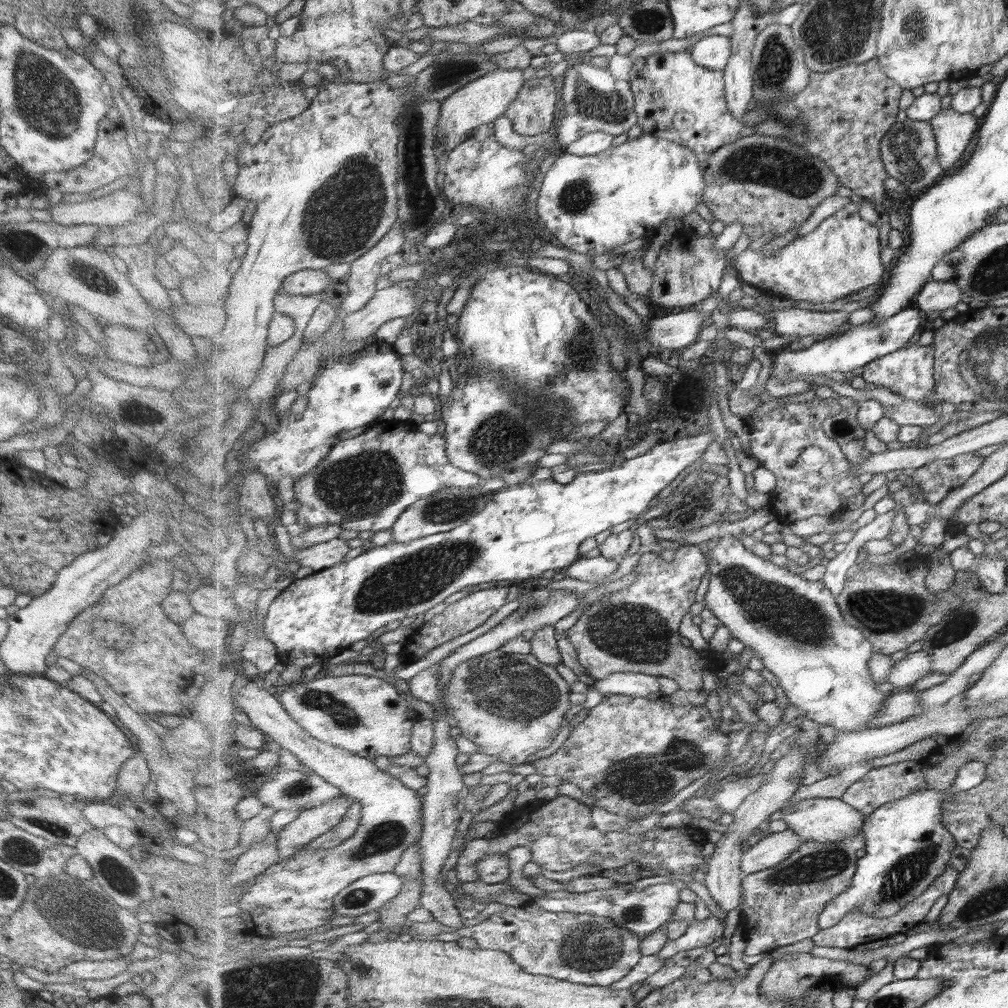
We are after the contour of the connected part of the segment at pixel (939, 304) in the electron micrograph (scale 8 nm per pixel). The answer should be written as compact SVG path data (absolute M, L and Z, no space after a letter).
M941 280L929 281L912 301L917 309L924 313L940 312L955 306L963 300L963 291L956 282L943 282Z

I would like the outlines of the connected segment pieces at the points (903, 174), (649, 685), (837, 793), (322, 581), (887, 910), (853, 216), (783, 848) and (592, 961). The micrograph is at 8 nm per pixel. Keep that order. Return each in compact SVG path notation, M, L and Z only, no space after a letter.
M906 118L893 125L892 130L884 136L880 147L890 176L899 179L909 191L920 190L923 193L947 174L939 162L937 146L936 134L929 121Z
M616 672L603 680L595 680L593 687L602 695L625 695L647 698L653 692L660 692L658 676L637 672Z
M871 760L851 764L834 776L828 776L816 781L810 786L801 786L793 796L790 804L795 805L805 799L843 799L849 788L861 780L870 770L873 770Z
M707 424L703 427L697 434L688 435L686 437L676 439L673 442L662 442L657 443L651 450L647 453L637 456L631 460L623 461L617 466L612 466L608 469L603 469L601 471L581 471L577 475L577 478L573 482L567 484L559 484L555 482L552 477L544 480L529 480L525 481L521 485L503 486L500 490L492 494L491 500L488 502L488 505L479 513L473 516L472 519L469 519L466 523L463 523L461 526L450 530L449 532L440 532L439 534L428 536L425 538L420 538L414 540L413 542L408 542L403 544L401 542L390 542L387 546L375 546L367 547L360 555L352 558L349 561L343 561L337 566L326 568L322 571L314 571L311 575L307 575L302 579L294 579L294 581L288 585L286 589L283 589L276 599L271 603L268 612L266 614L266 619L264 620L263 635L267 637L275 646L280 658L280 662L283 666L287 664L296 664L299 668L309 668L313 664L323 663L324 661L341 654L343 650L351 648L355 643L360 643L362 640L370 639L374 637L380 631L383 631L384 626L387 626L389 622L395 622L395 620L403 620L409 616L416 616L417 614L422 614L435 608L437 604L444 602L445 598L449 598L451 594L464 590L467 586L480 586L487 587L493 585L499 580L512 580L518 582L525 580L525 578L533 578L535 576L542 576L543 572L547 570L554 571L564 571L569 565L577 562L580 559L579 554L577 553L577 548L579 544L583 544L587 538L593 538L613 526L619 526L627 520L634 521L638 517L641 517L649 508L651 508L655 502L655 496L667 488L667 484L671 484L673 480L679 478L679 474L682 474L685 468L693 466L695 462L702 462L703 455L707 453L707 449L715 443L715 432L713 432L713 426Z
M967 762L957 770L956 783L951 789L921 789L905 799L881 806L867 817L864 823L866 855L857 862L857 874L852 887L829 901L821 913L821 929L836 927L852 912L889 918L923 896L941 875L947 873L953 851L958 845L944 826L941 804L949 794L979 787L987 775L983 762Z
M850 202L813 231L794 238L771 255L763 255L761 249L746 248L735 258L735 268L744 282L757 287L762 294L826 304L887 279L889 269L881 260L881 248L879 223L863 220L859 206Z
M791 829L767 835L744 854L743 872L745 875L751 875L761 870L773 869L773 866L785 862L795 850L799 850L804 841L803 837Z
M535 900L517 907L508 905L483 922L468 928L453 930L437 920L413 922L407 933L412 936L434 936L457 933L459 937L475 939L477 949L498 950L513 957L525 972L537 976L550 976L575 984L611 986L635 968L642 959L641 938L613 923L605 916L549 912Z

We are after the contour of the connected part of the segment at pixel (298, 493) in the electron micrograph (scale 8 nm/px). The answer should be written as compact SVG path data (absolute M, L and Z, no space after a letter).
M378 421L360 435L339 441L323 464L294 481L297 522L303 526L338 524L347 530L389 530L399 517L418 500L434 495L443 488L456 486L463 490L480 487L481 477L465 472L449 461L447 439L443 434L424 434L409 421Z

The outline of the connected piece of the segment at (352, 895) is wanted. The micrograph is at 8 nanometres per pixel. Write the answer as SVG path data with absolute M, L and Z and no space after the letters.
M394 872L371 874L353 882L334 898L334 913L342 916L362 916L380 910L401 894L404 879Z

